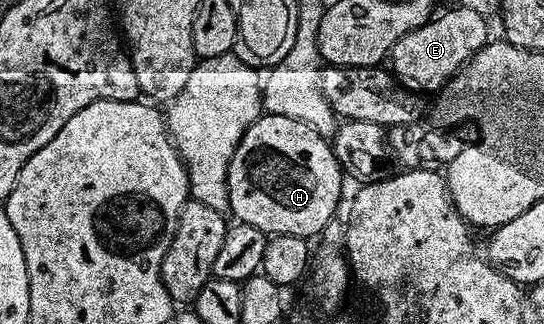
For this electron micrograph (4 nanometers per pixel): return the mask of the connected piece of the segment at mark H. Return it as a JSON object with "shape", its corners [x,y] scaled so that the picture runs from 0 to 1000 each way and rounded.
{"shape":[[[489,346],[485,355],[478,358],[472,373],[454,392],[441,441],[432,451],[430,472],[425,478],[415,552],[417,590],[421,593],[419,654],[423,660],[430,657],[430,664],[436,667],[432,673],[438,685],[474,704],[476,713],[489,725],[511,719],[513,725],[550,725],[563,738],[575,738],[581,719],[590,719],[603,701],[605,679],[619,657],[619,630],[627,620],[627,559],[631,562],[631,537],[612,475],[610,444],[607,444],[596,420],[585,414],[572,389],[561,377],[553,377],[550,367]]]}

